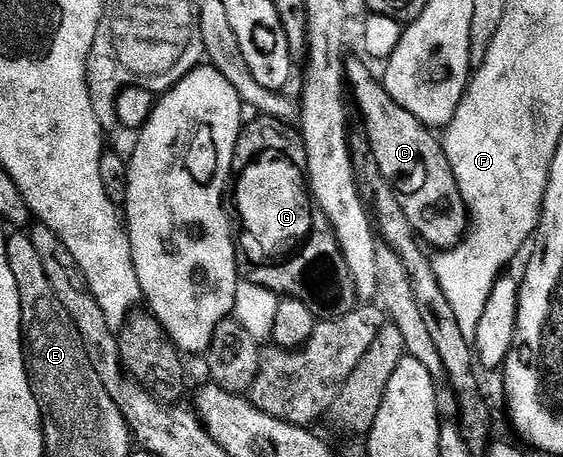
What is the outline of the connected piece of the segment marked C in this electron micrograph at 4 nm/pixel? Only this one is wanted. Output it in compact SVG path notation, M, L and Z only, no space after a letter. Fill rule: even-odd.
M349 57L346 62L346 82L350 87L350 98L356 101L360 109L360 118L364 121L364 130L368 133L368 146L372 149L372 158L376 161L376 170L397 190L394 201L402 208L406 220L410 220L412 230L421 243L429 247L436 246L437 251L450 250L457 246L468 228L468 210L464 207L462 196L458 192L458 184L454 180L454 172L444 155L441 139L436 138L431 129L423 126L416 116L410 116L406 108L388 95L383 81L368 71L367 61Z

